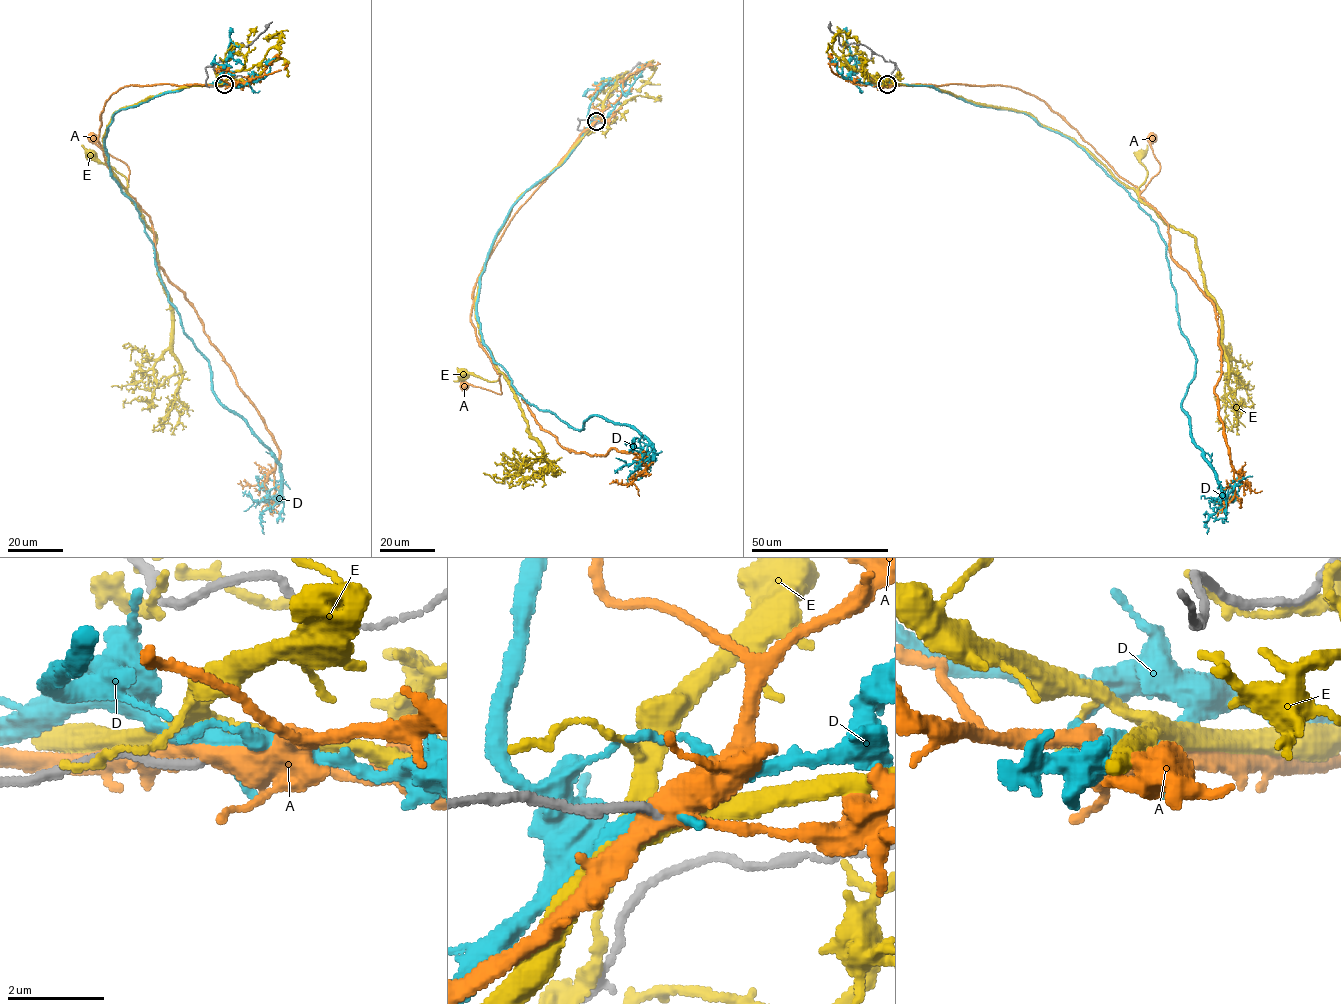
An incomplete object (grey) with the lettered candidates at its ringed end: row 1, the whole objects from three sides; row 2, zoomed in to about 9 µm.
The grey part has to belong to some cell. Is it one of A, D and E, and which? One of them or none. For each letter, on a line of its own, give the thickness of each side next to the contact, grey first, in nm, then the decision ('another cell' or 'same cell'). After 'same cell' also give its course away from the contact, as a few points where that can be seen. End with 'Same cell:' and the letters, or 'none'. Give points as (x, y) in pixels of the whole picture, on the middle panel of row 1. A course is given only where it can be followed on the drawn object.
A: 220 nm thick on the grey side, 360 nm on the other; another cell
D: 180 nm thick on the grey side, 320 nm on the other; another cell
E: 180 nm thick on the grey side, 400 nm on the other; another cell
Same cell: none

